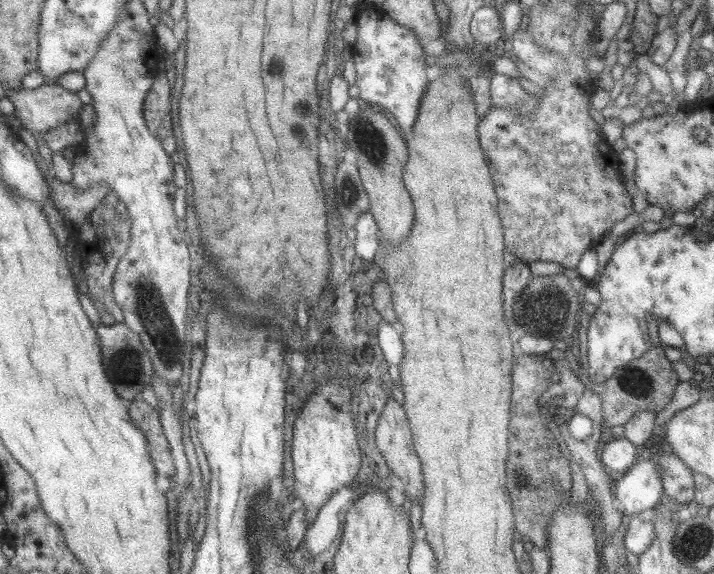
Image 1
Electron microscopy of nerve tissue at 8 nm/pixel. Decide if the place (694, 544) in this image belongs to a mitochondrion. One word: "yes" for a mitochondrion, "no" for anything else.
yes

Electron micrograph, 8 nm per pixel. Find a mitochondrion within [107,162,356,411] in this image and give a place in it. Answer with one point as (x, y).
(148, 306)

